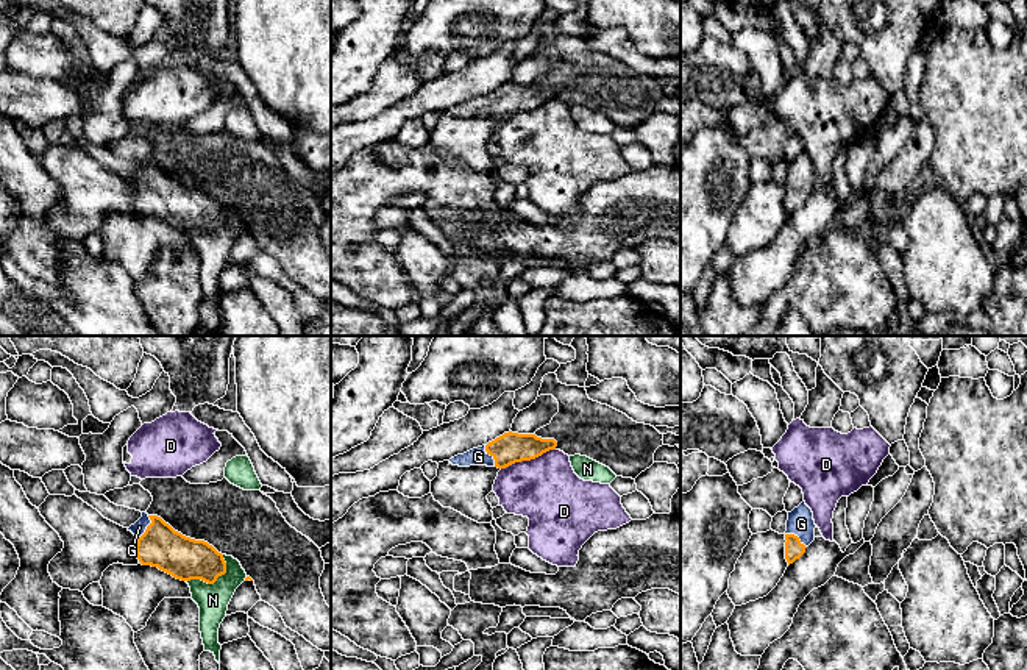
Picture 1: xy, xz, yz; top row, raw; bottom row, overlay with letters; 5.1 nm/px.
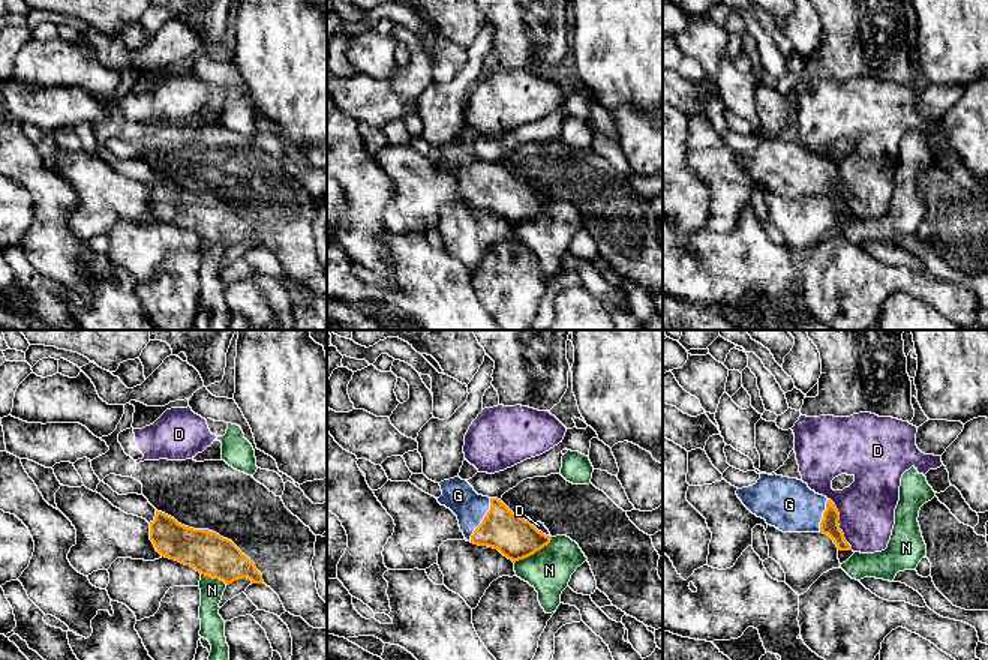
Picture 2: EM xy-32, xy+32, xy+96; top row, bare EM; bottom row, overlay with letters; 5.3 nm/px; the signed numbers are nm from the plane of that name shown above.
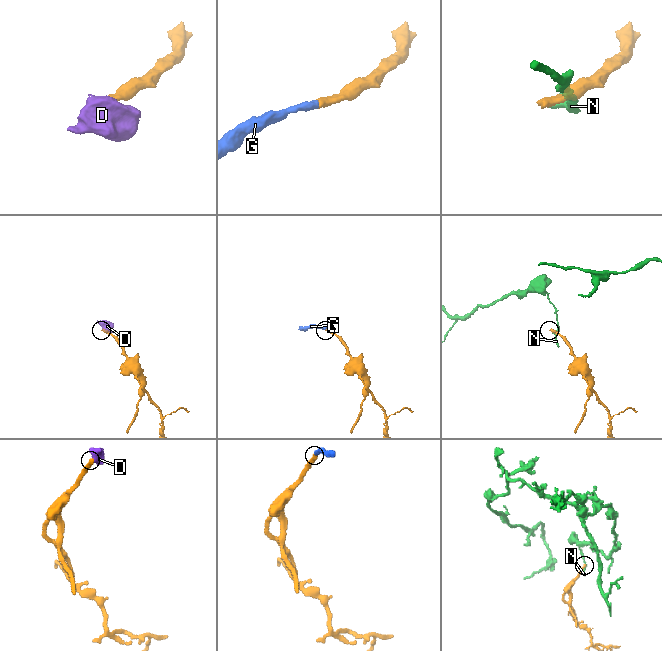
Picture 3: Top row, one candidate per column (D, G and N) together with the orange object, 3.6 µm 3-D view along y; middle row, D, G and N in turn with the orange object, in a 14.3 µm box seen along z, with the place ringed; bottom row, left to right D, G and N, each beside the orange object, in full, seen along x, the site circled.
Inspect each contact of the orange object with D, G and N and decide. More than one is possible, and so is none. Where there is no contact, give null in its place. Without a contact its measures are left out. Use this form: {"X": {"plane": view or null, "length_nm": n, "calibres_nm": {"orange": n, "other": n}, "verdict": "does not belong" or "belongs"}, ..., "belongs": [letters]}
{"D": {"plane": "xz", "length_nm": 300, "calibres_nm": {"orange": 160, "other": 340}, "verdict": "does not belong"}, "G": {"plane": "yz", "length_nm": 130, "calibres_nm": {"orange": 100, "other": 140}, "verdict": "belongs"}, "N": {"plane": "xy", "length_nm": 240, "calibres_nm": {"orange": 220, "other": 160}, "verdict": "does not belong"}, "belongs": ["G"]}

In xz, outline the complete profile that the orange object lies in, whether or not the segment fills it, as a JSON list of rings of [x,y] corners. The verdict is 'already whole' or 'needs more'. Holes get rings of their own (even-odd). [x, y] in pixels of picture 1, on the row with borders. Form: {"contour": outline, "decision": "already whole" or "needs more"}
{"contour": [[[504,433],[487,445],[473,448],[450,459],[453,465],[487,465],[506,469],[515,462],[531,461],[549,450],[556,450],[554,439],[542,439],[535,434]]], "decision": "needs more"}

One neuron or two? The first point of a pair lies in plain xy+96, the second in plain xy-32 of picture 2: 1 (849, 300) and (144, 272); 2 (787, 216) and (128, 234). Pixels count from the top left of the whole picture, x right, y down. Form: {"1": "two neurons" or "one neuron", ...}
{"1": "two neurons", "2": "one neuron"}

